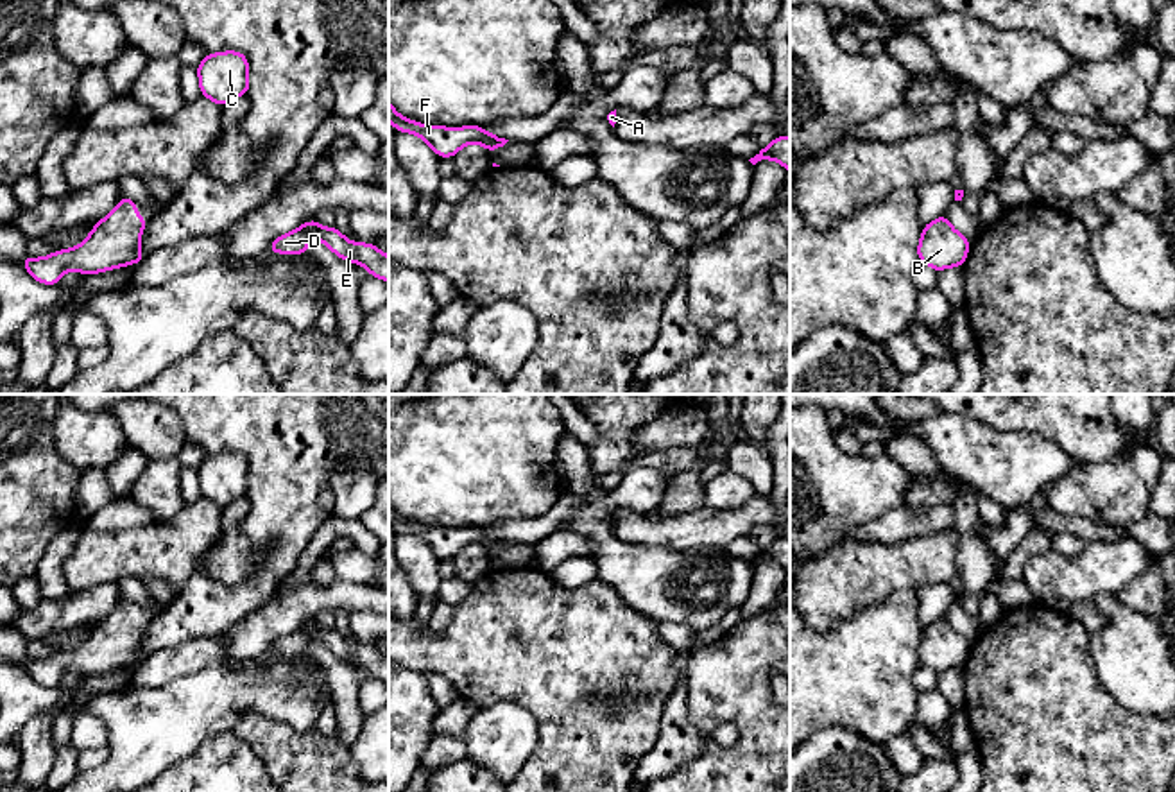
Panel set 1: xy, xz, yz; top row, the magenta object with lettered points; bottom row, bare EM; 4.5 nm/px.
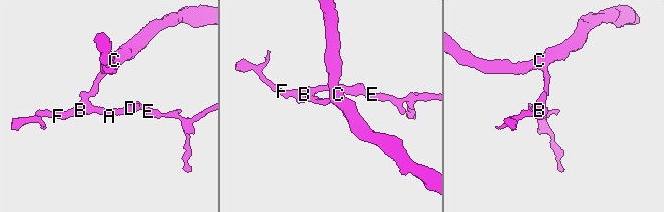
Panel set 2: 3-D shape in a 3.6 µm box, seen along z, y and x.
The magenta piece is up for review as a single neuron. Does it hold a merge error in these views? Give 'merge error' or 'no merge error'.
no merge error

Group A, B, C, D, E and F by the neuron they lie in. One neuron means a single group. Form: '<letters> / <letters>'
A B C D E F

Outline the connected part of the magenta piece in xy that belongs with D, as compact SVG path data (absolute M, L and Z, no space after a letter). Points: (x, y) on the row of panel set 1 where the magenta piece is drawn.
M315 219L301 224L297 229L278 237L267 249L267 253L279 254L303 254L308 249L310 240L324 242L331 253L346 262L355 262L369 271L371 276L389 283L389 256L376 245L347 240L337 228L322 228Z

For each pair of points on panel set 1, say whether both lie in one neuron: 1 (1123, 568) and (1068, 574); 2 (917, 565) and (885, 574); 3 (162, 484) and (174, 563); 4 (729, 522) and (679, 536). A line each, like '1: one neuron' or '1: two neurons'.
1: one neuron
2: one neuron
3: two neurons
4: one neuron

